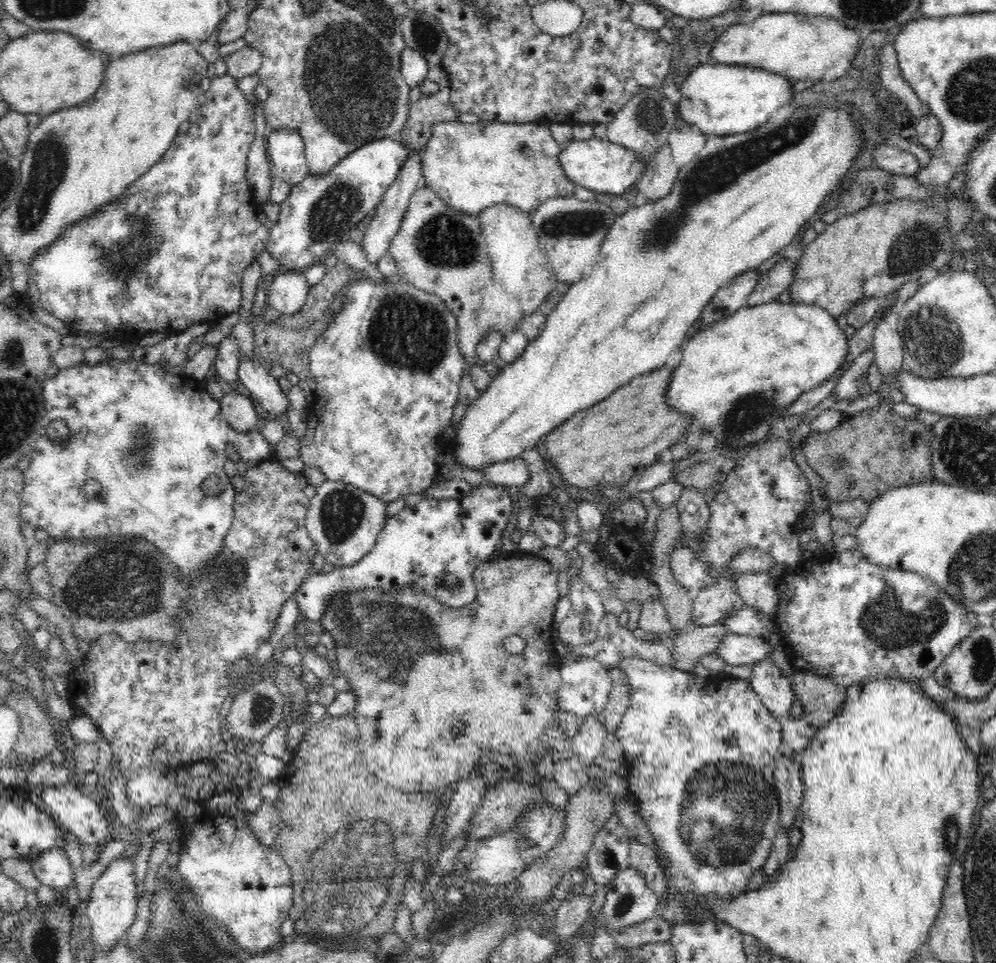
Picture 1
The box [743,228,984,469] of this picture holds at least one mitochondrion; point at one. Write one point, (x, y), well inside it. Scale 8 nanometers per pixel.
(931, 337)

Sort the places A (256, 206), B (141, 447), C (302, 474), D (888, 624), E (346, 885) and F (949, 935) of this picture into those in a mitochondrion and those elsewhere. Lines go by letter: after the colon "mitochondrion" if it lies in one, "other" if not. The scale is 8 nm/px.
A: other
B: mitochondrion
C: other
D: mitochondrion
E: mitochondrion
F: other

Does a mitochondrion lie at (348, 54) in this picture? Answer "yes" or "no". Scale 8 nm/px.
yes

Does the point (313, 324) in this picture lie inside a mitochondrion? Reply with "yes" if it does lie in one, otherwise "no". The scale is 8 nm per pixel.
yes

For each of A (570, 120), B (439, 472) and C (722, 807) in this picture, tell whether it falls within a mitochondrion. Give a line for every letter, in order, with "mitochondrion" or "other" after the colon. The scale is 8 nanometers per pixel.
A: other
B: other
C: mitochondrion

